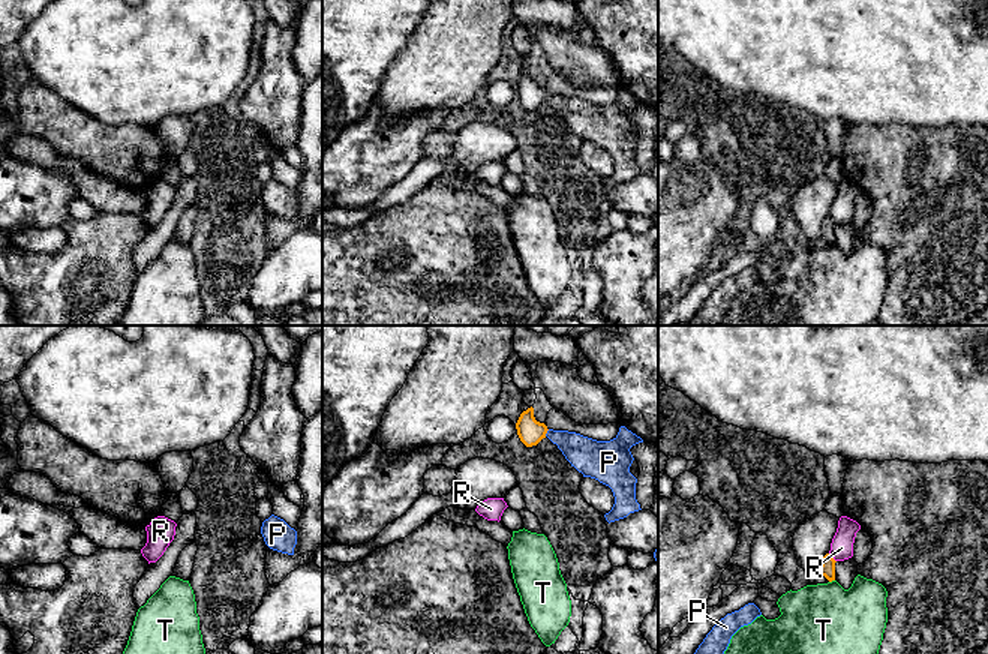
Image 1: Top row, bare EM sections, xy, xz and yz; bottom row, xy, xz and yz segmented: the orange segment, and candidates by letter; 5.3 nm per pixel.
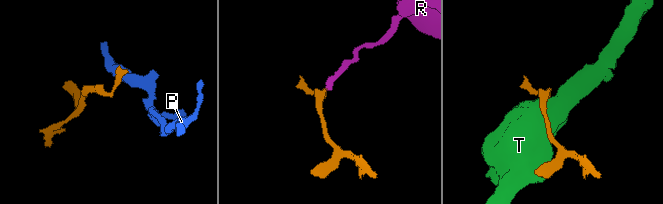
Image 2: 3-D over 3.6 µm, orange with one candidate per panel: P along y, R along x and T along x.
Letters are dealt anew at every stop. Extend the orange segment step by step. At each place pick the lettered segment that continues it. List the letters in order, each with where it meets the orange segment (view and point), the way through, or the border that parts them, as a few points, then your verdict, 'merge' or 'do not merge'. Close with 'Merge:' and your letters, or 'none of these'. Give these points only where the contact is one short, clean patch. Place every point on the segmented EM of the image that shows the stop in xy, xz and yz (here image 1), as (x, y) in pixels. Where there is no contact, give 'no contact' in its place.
P: meets orange in xz at (546, 432); border along xz (549, 429), (544, 435); do not merge
R: meets orange in yz at (832, 557); border along yz (829, 552), (835, 561); do not merge
T: meets orange in yz at (831, 581); do not merge
Merge: none of these

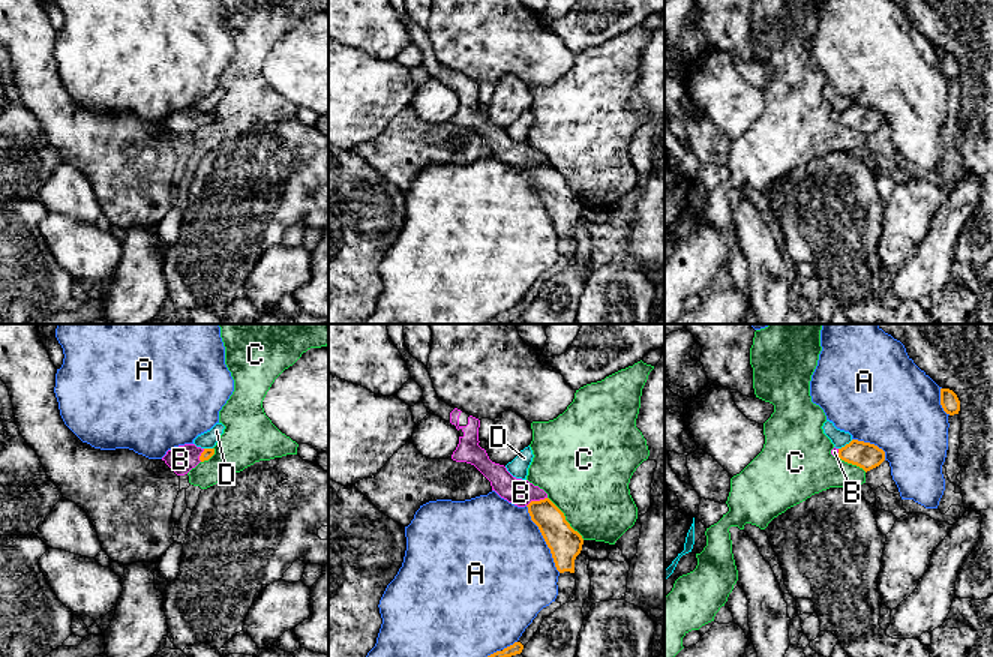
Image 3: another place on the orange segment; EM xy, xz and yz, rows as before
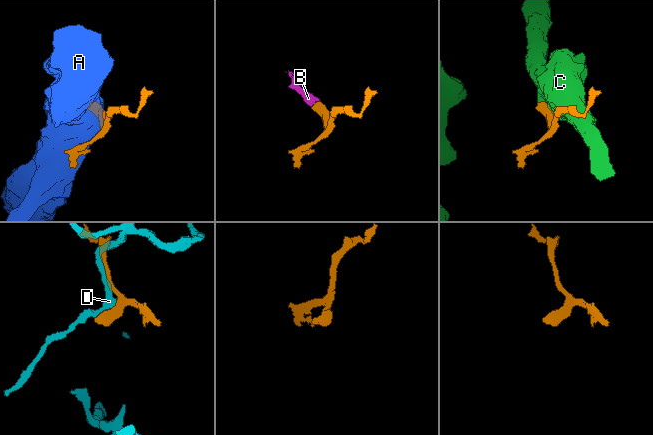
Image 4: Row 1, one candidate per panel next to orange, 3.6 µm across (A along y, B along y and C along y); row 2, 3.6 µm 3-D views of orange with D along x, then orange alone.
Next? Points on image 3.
A: meets orange in xz at (543, 537); do not merge
B: meets orange in xz at (536, 501); runs through xz (561, 539), (536, 501), (521, 492); merge
C: meets orange in xz at (564, 518); do not merge
D: meets orange in yz at (846, 444); do not merge
Merge: B

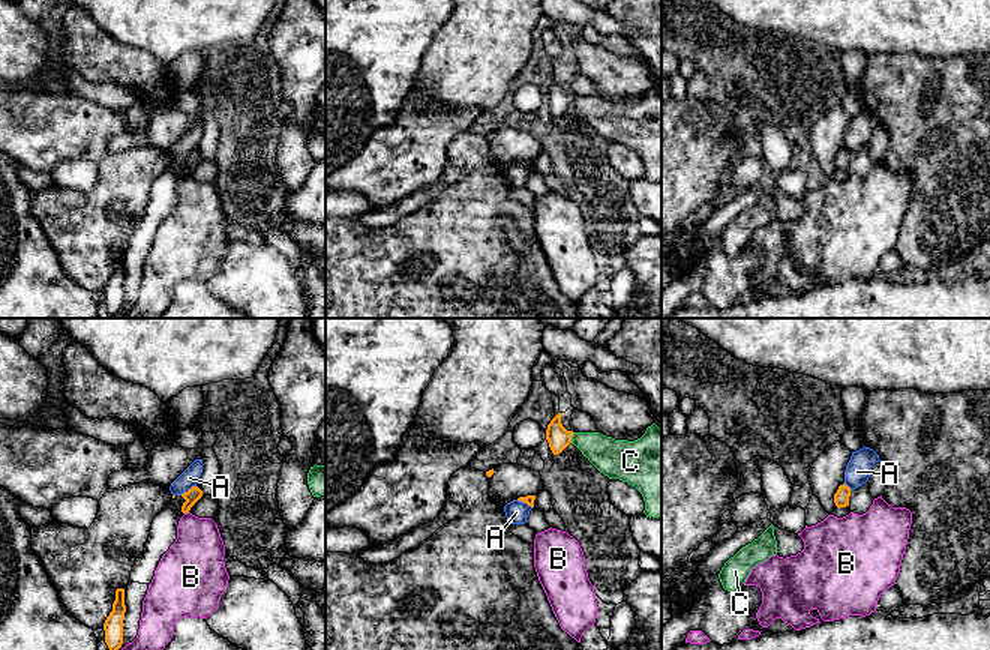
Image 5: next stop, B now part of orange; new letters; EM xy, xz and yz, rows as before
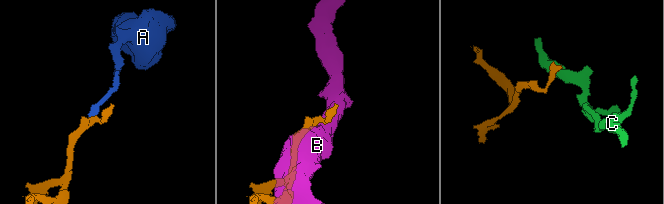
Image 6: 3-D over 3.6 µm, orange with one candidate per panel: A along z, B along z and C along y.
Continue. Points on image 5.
A: meets orange in xy at (189, 490); border along xy (195, 485), (180, 494); do not merge
B: meets orange in xy at (186, 512); do not merge
C: meets orange in xz at (572, 436); border along xz (575, 433), (570, 442); do not merge
Merge: none of these

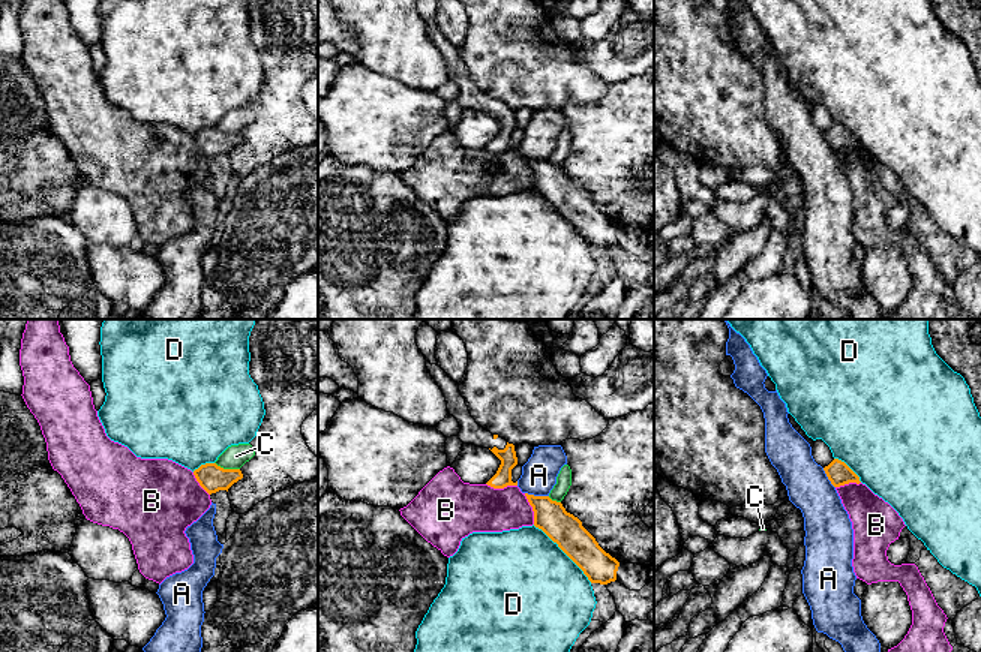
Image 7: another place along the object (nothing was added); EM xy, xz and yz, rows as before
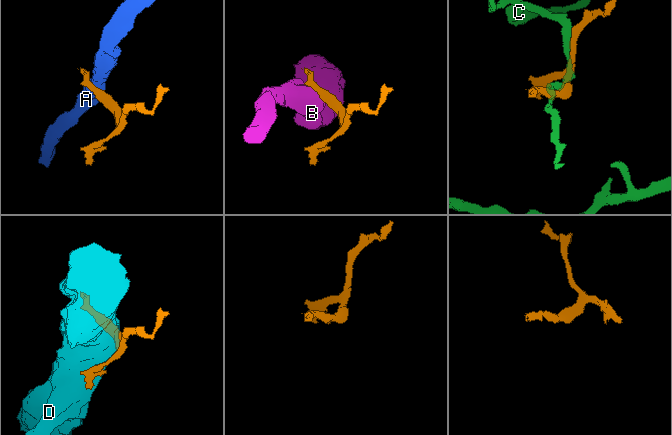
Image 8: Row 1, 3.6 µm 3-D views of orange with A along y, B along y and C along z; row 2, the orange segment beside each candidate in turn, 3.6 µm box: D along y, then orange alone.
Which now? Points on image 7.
A: meets orange in xz at (537, 496); border along xz (525, 492), (548, 496); do not merge
B: meets orange in xz at (501, 487); border along xz (486, 483), (494, 487), (516, 486); do not merge
C: meets orange in xy at (227, 469); do not merge
D: meets orange in xz at (563, 550); do not merge
Merge: none of these

